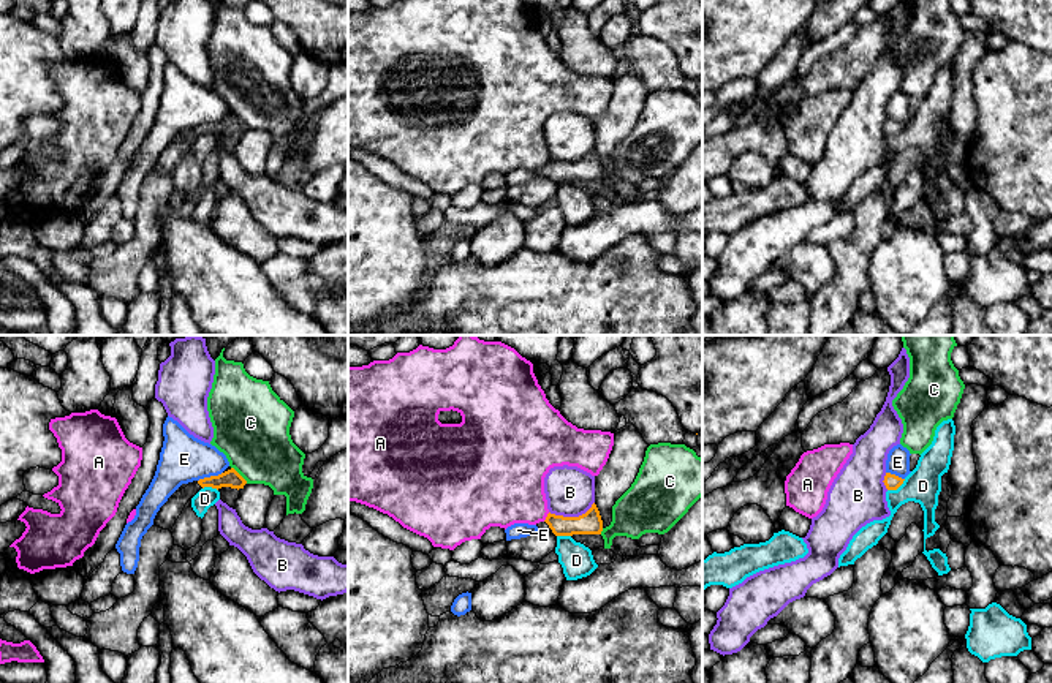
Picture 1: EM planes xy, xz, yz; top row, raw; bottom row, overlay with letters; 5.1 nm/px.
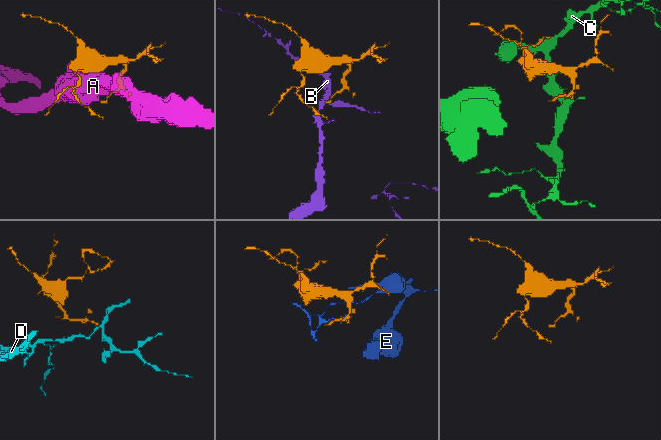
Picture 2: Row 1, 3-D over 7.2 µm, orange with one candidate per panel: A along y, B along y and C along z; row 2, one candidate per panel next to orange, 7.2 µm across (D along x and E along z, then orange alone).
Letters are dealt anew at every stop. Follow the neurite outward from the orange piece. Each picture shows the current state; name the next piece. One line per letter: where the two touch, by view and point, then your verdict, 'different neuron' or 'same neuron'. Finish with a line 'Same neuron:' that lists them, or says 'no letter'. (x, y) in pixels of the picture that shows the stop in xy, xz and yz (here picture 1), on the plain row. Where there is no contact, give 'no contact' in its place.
A: meets orange in xz at (546, 163); different neuron
B: meets orange in xz at (571, 163); different neuron
C: meets orange in xy at (239, 120); different neuron
D: meets orange in yz at (896, 135); different neuron
E: meets orange in xy at (211, 122); different neuron
Same neuron: no letter

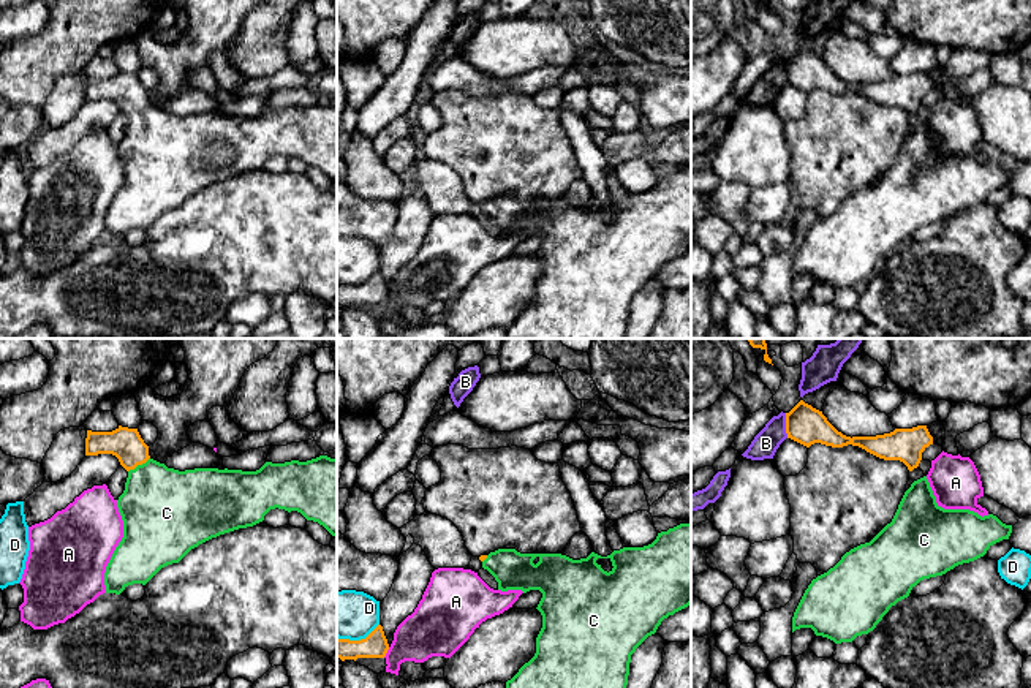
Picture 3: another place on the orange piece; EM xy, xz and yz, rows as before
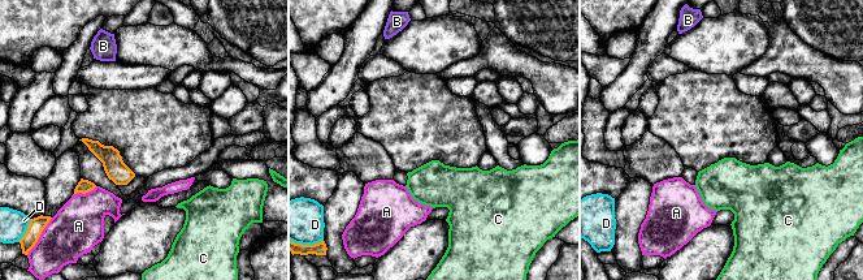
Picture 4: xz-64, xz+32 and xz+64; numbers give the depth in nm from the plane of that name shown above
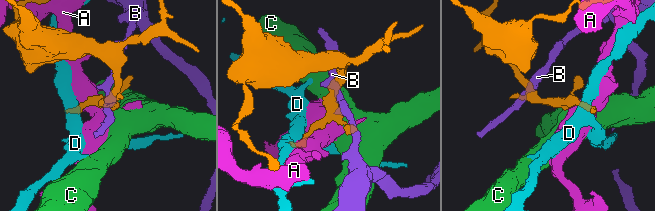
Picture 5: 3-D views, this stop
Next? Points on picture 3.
A: meets orange in xz at (386, 298); different neuron
B: meets orange in yz at (786, 71); different neuron
C: meets orange in xy at (138, 109); same neuron
D: meets orange in xz at (358, 287); different neuron
Same neuron: C

